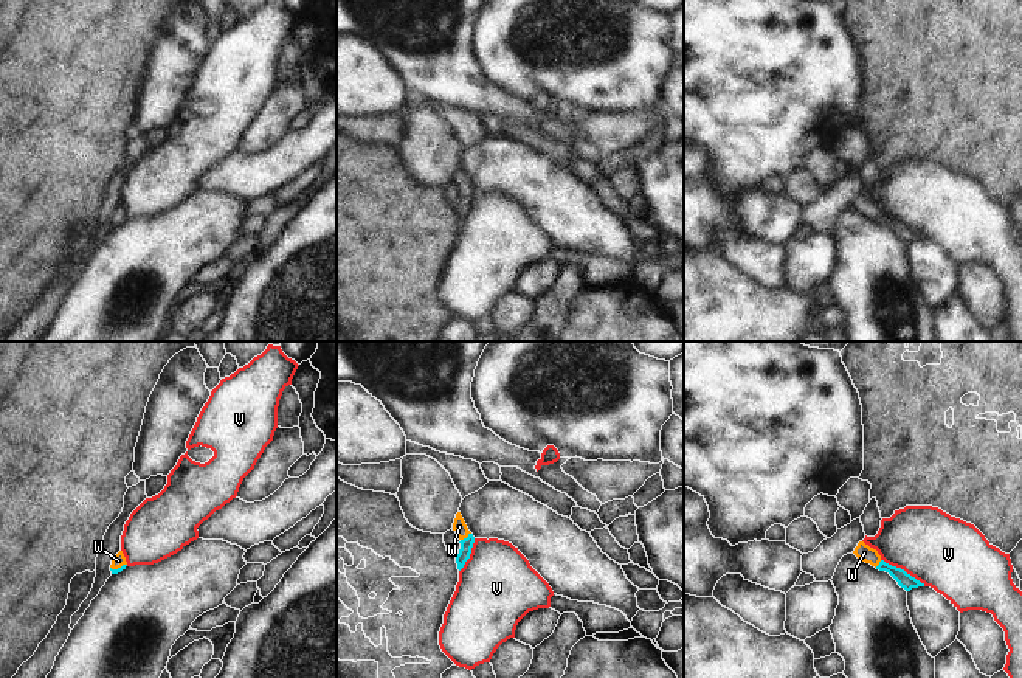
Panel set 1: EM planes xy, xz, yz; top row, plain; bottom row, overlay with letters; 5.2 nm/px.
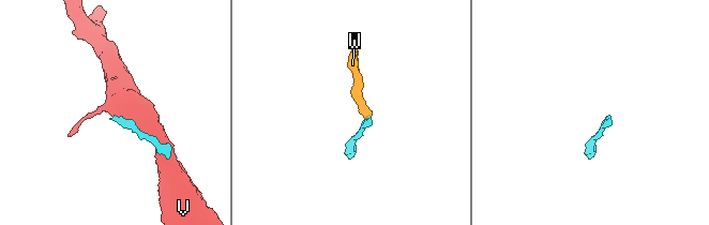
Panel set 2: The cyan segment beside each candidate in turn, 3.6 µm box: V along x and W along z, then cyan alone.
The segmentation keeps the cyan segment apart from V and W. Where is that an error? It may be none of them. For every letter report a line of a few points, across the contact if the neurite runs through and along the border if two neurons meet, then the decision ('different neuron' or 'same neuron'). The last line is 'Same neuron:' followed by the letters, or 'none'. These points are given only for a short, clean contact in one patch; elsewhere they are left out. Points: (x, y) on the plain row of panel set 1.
V: different neuron
W: xz (467, 196), (467, 190), (459, 179) | same neuron
Same neuron: W

